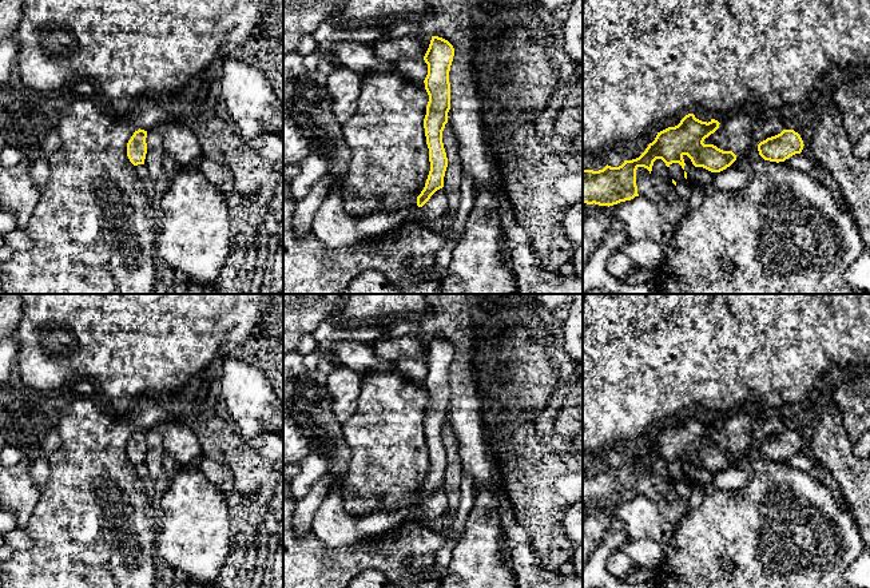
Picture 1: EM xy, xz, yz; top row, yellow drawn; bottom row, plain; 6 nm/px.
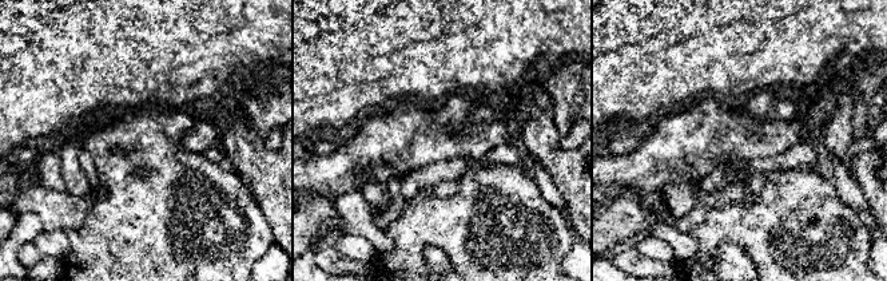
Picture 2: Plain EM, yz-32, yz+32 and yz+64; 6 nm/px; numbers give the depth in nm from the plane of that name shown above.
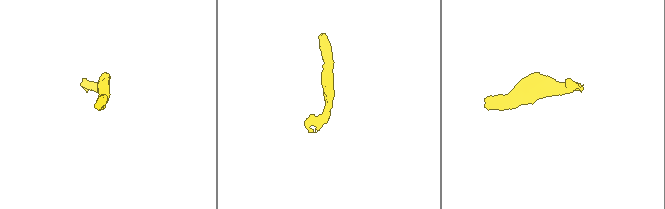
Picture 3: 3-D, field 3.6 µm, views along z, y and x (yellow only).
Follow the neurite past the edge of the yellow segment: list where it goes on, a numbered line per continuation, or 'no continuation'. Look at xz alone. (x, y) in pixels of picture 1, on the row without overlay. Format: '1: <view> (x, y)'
no continuation

